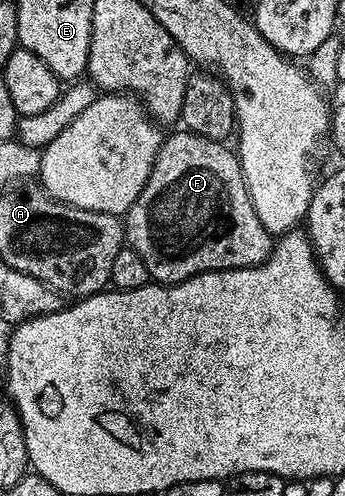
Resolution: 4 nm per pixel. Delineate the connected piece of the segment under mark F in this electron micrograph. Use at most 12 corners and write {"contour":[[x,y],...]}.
{"contour":[[161,142],[124,237],[149,280],[257,267],[274,246],[239,154]]}

